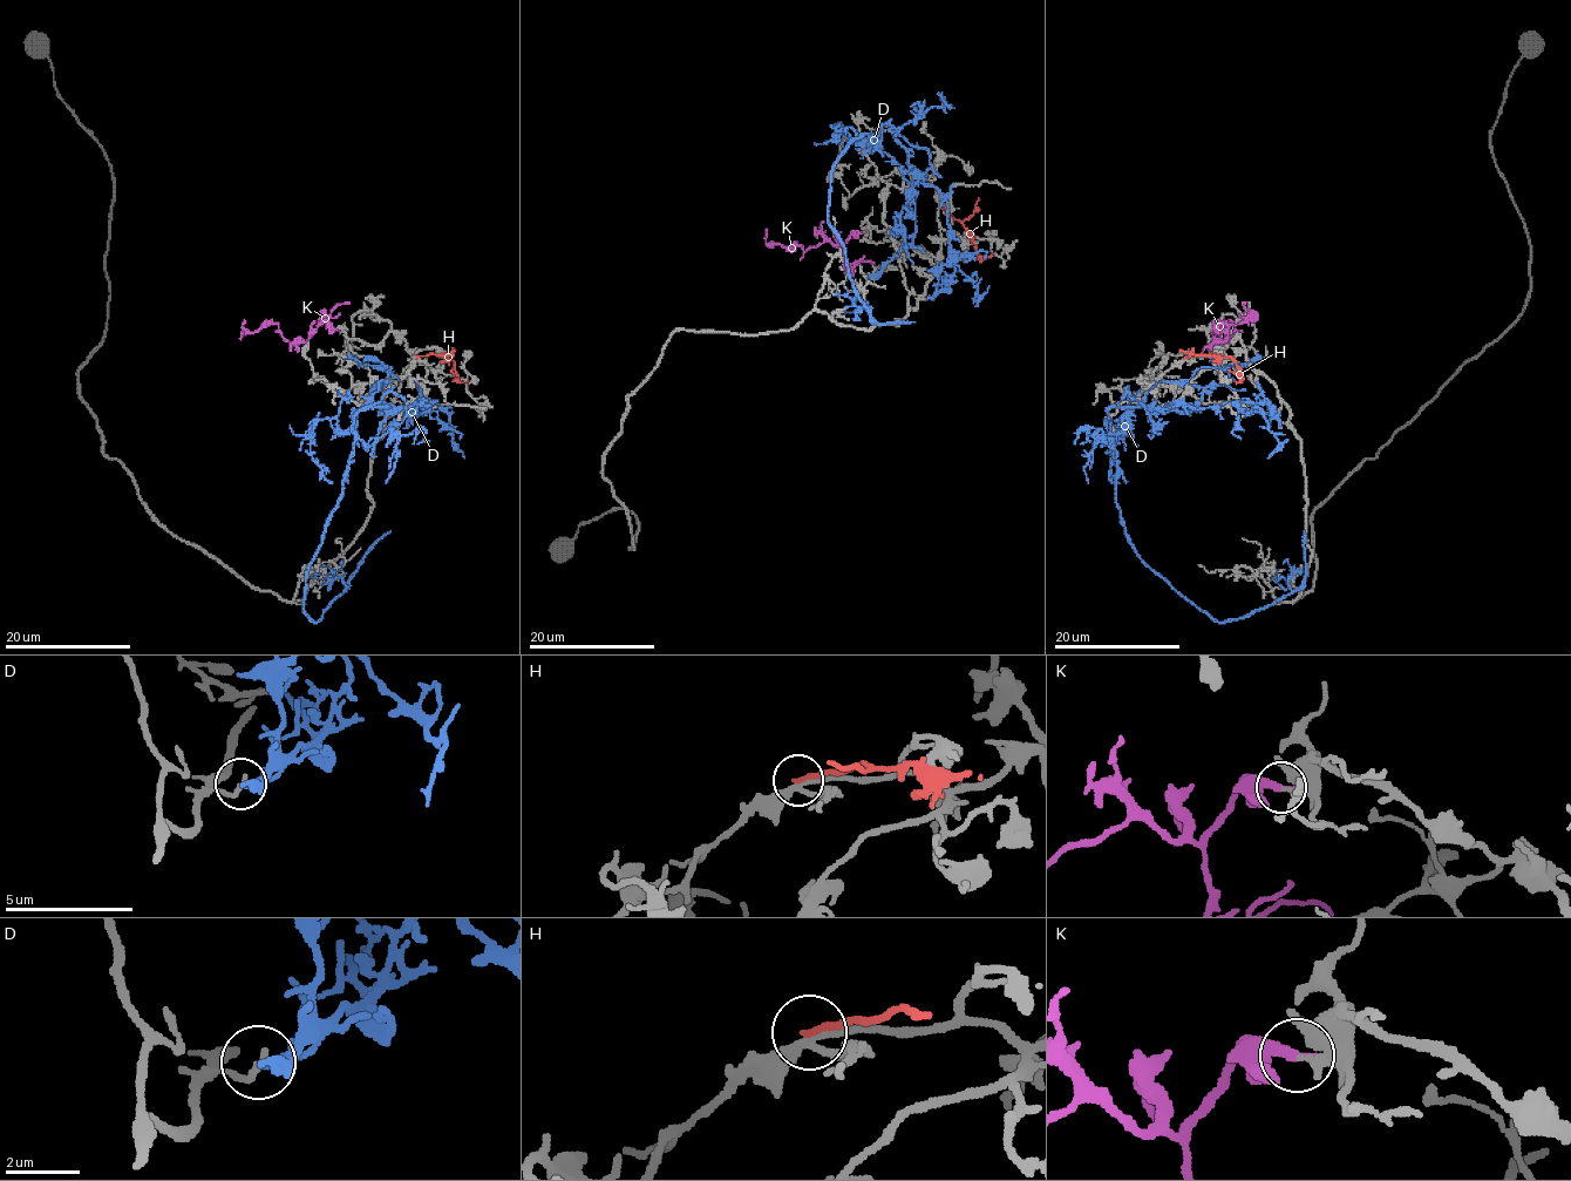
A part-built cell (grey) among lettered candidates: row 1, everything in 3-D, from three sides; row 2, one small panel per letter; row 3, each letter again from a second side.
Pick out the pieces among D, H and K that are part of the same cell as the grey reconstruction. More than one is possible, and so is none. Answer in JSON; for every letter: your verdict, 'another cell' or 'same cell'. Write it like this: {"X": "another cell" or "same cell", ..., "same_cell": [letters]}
{"D": "another cell", "H": "another cell", "K": "same cell", "same_cell": ["K"]}

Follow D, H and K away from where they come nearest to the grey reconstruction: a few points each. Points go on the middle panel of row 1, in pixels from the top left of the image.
D: (927, 297), (950, 248), (947, 206), (881, 124), (831, 170), (828, 221), (874, 320), (915, 321)
H: (940, 203), (968, 232), (979, 258), (993, 252)
K: (862, 233), (854, 232), (843, 246), (830, 242), (818, 243), (803, 252), (800, 246), (766, 243), (767, 229)

